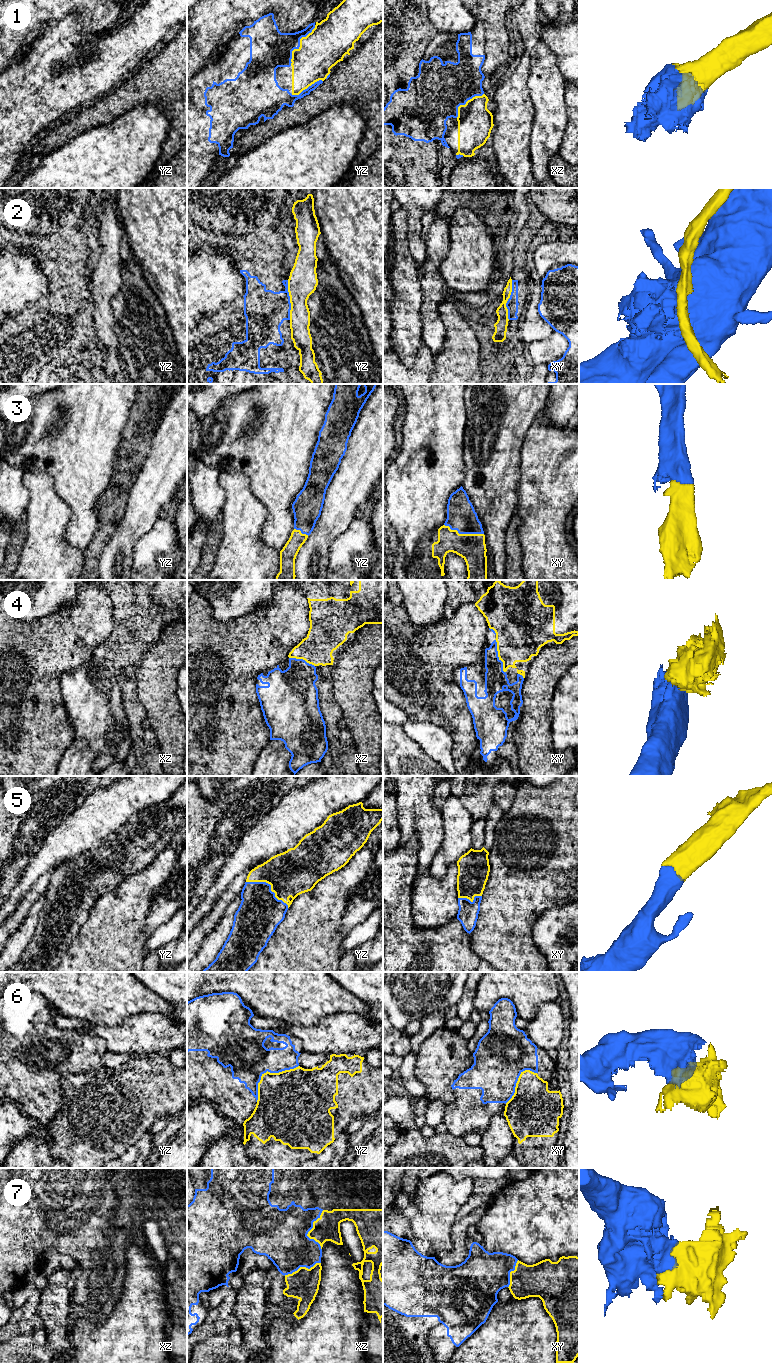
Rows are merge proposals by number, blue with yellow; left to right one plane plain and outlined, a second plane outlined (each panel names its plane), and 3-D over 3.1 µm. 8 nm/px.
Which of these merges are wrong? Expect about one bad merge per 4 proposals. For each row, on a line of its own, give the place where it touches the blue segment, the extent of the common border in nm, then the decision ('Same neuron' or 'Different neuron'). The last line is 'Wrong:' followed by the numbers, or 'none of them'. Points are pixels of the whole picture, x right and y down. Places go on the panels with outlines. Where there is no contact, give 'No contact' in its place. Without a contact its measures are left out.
1: Touches blue at yz (299, 45). Shared border 380 nm. Same neuron
2: Touches blue at yz (289, 300). Shared border 320 nm. Different neuron
3: Touches blue at xy (464, 533). Shared border 340 nm. Same neuron
4: Touches blue at xy (497, 656). Shared border 280 nm. Different neuron
5: Touches blue at yz (270, 886). Shared border 400 nm. Same neuron
6: Touches blue at yz (267, 1070). Shared border 460 nm. Different neuron
7: Touches blue at xz (309, 1230). Shared border 320 nm. Same neuron
Wrong: 2, 4, 6

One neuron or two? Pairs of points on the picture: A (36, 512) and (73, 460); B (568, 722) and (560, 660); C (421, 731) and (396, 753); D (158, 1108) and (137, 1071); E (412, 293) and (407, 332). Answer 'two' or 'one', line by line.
A: two
B: two
C: two
D: one
E: one

